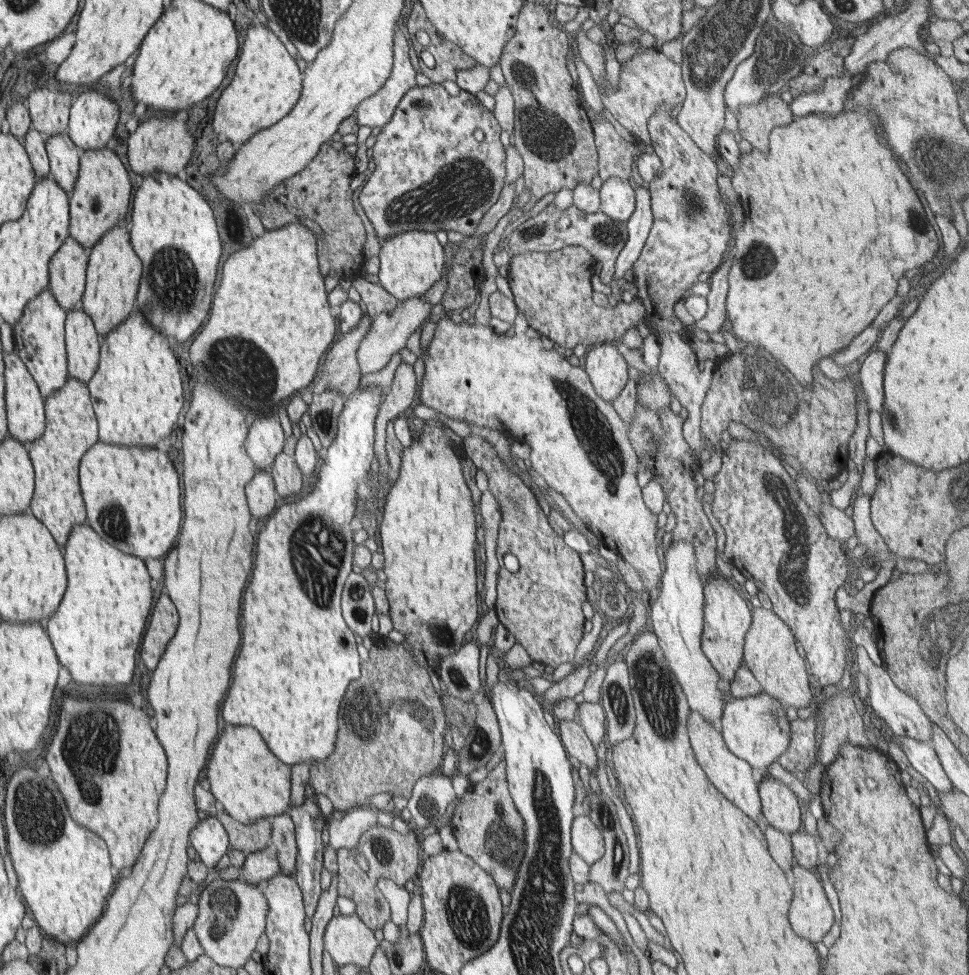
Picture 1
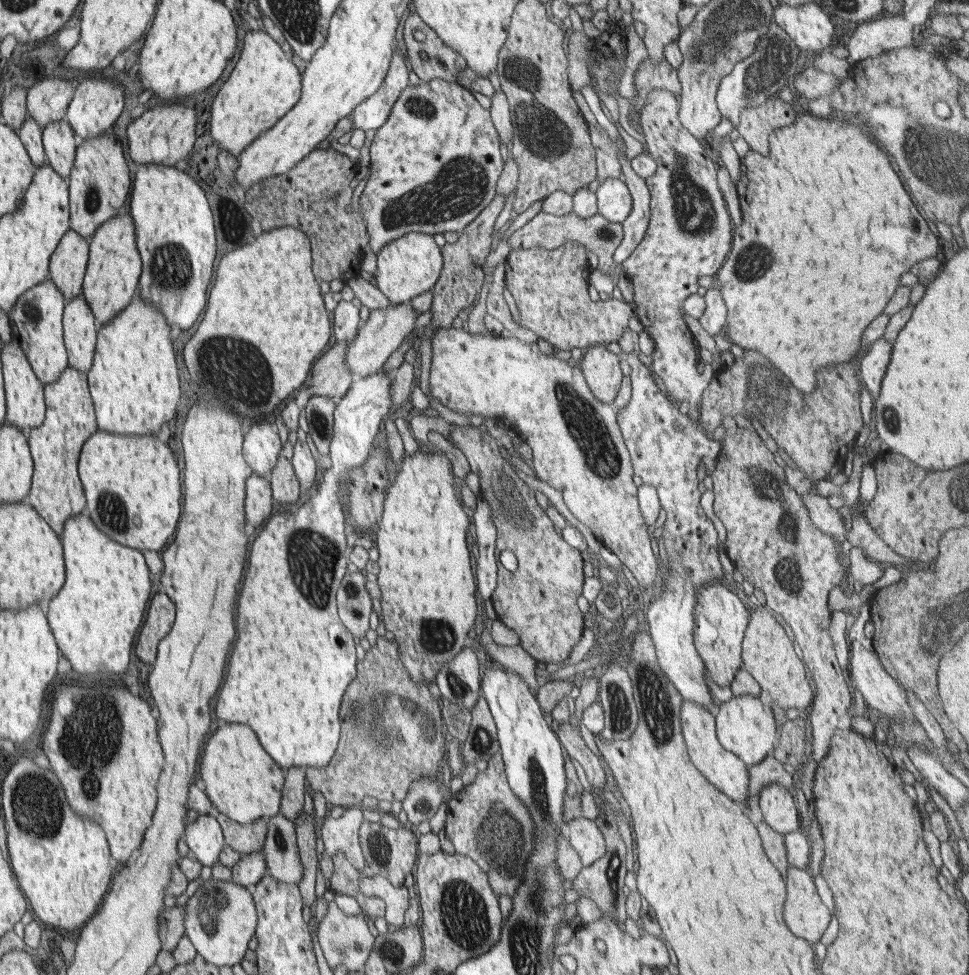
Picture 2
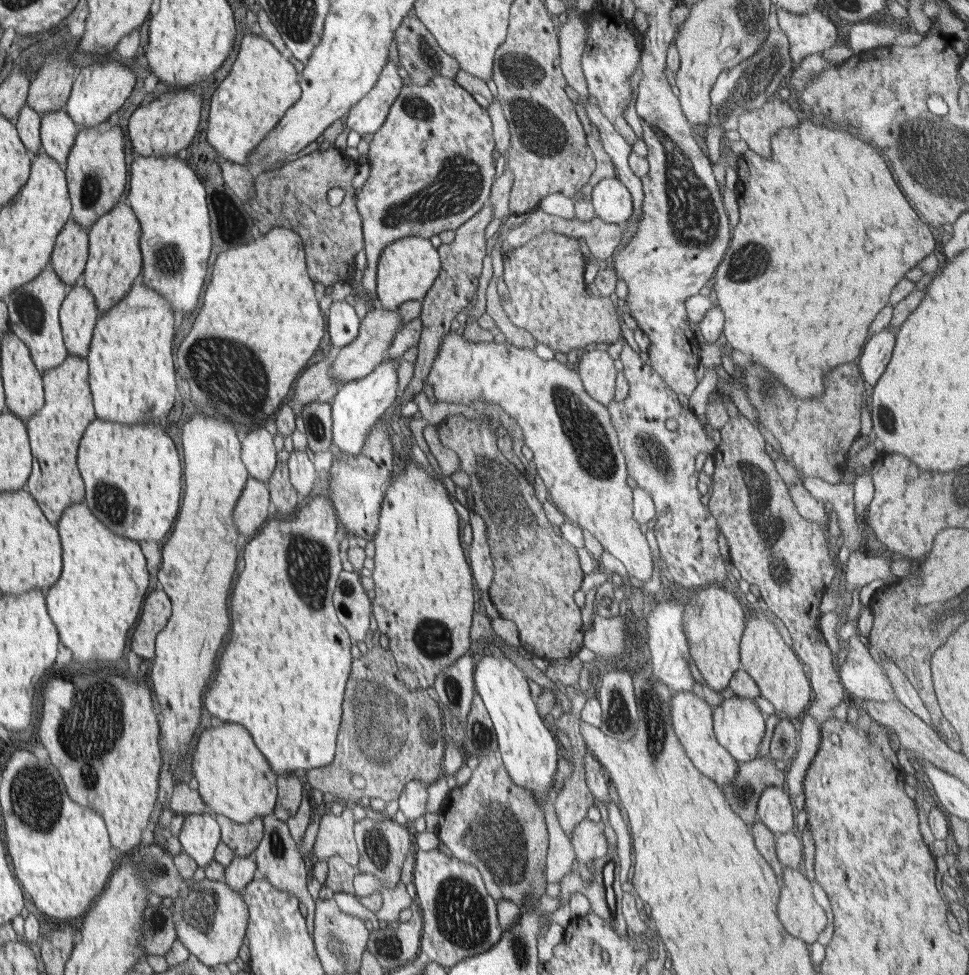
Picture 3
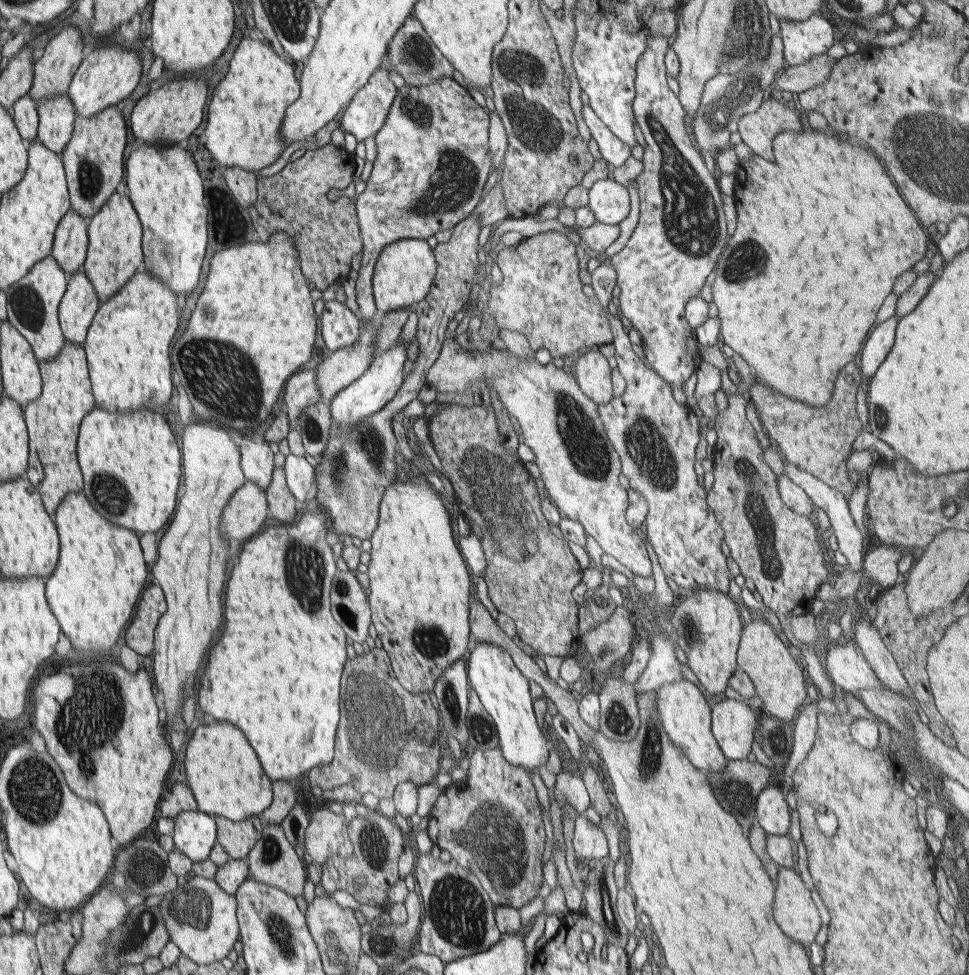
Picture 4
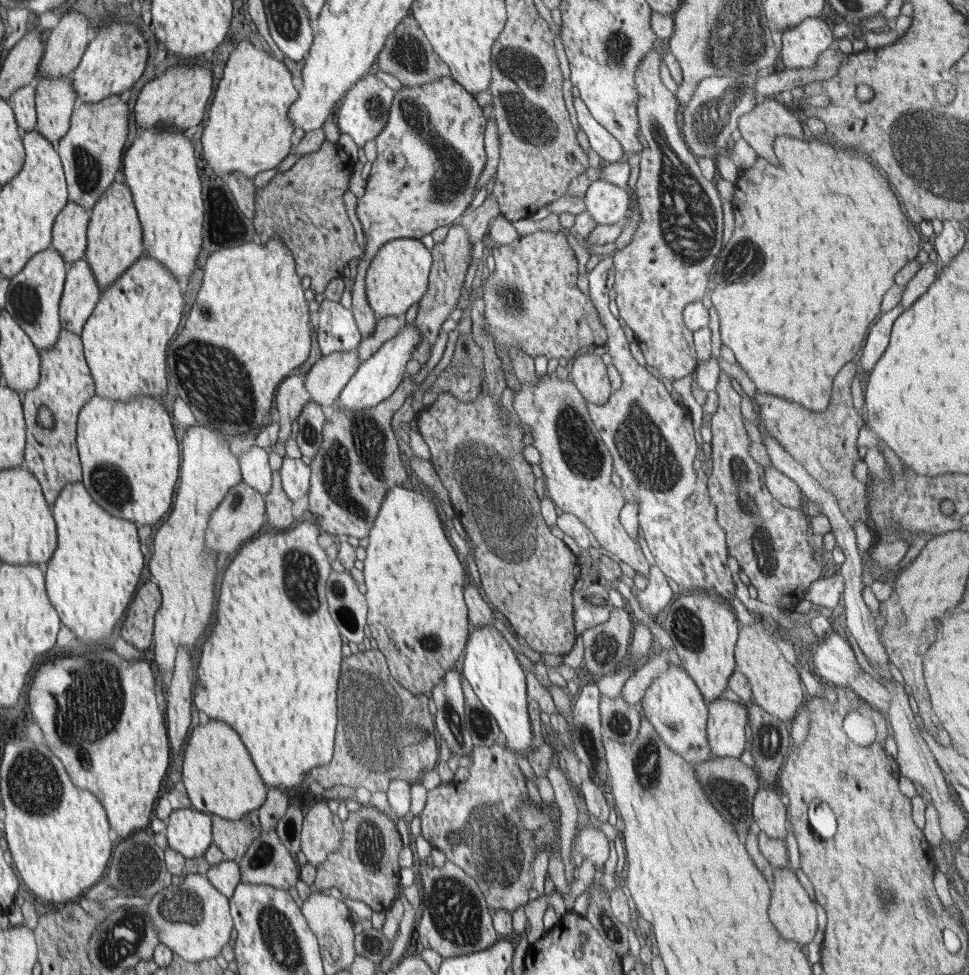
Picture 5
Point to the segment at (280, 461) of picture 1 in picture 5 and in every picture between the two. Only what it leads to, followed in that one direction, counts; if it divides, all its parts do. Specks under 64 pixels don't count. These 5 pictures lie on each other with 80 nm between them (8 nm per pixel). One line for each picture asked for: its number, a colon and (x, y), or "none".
2: (285, 486)
3: (283, 495)
4: (282, 503)
5: (278, 506)

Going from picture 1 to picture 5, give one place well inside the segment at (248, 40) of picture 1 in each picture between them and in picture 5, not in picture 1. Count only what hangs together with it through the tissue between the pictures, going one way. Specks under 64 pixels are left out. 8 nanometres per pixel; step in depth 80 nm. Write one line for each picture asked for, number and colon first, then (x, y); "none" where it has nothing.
2: (265, 84)
3: (262, 85)
4: (246, 111)
5: (249, 131)

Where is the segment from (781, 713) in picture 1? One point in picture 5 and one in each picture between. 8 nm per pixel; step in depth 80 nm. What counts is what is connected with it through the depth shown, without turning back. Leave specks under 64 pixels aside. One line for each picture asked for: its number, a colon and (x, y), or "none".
2: (745, 725)
3: (739, 726)
4: (733, 723)
5: (726, 726)

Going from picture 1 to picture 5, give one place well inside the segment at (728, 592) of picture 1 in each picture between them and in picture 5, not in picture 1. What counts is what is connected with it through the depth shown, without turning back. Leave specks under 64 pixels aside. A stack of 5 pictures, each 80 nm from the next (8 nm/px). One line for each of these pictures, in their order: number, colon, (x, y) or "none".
2: (721, 619)
3: (714, 622)
4: (708, 628)
5: (704, 630)

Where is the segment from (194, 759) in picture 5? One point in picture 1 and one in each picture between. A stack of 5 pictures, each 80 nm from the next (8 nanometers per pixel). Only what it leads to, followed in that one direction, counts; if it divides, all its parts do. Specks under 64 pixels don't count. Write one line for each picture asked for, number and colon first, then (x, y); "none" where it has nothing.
1: (250, 783)
2: (244, 782)
3: (235, 780)
4: (225, 774)

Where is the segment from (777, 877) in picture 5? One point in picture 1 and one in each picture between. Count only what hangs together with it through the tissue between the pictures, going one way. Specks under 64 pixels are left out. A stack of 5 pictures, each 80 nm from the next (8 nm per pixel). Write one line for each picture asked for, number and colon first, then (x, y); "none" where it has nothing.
1: (810, 914)
2: (805, 914)
3: (798, 910)
4: (796, 913)

